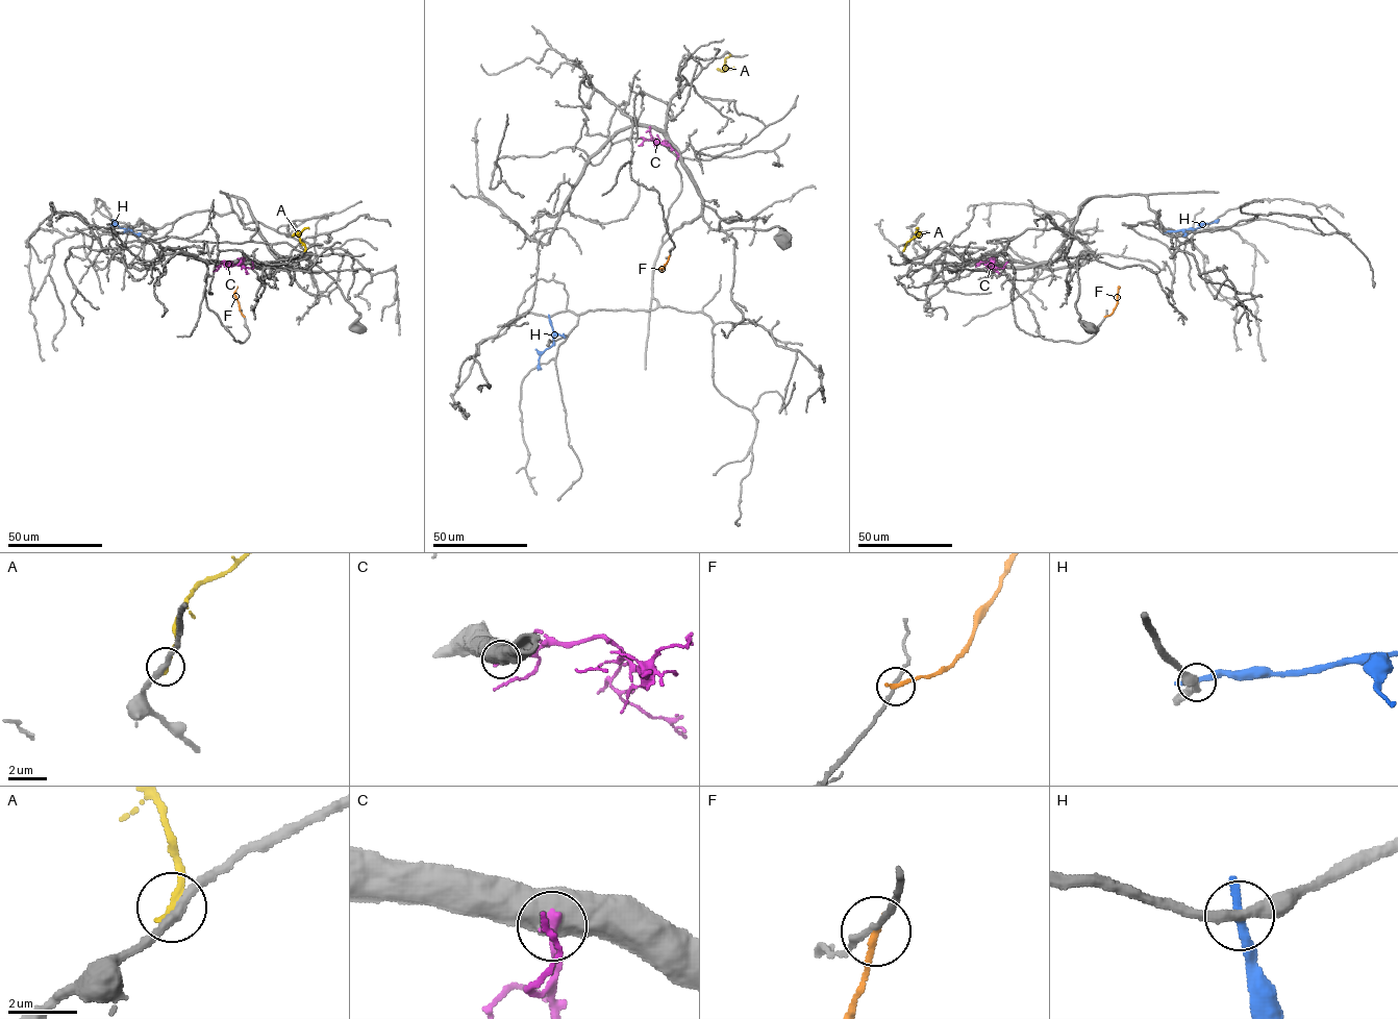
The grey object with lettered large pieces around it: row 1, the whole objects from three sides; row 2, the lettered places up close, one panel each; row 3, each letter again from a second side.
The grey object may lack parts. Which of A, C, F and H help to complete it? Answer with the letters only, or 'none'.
none

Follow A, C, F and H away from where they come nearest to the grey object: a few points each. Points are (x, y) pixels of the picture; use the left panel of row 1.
A: (305, 250), (297, 234), (308, 228)
C: (224, 264), (226, 261), (252, 268), (251, 261)
F: (244, 316), (234, 294), (236, 287)
H: (124, 232), (128, 229), (120, 227), (113, 219)

